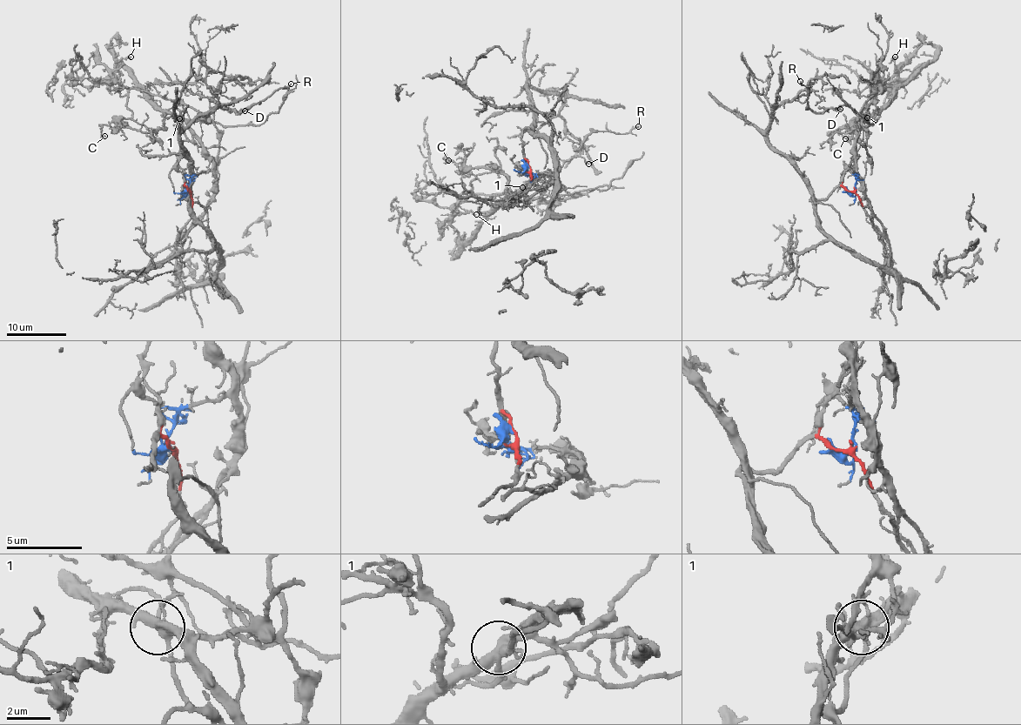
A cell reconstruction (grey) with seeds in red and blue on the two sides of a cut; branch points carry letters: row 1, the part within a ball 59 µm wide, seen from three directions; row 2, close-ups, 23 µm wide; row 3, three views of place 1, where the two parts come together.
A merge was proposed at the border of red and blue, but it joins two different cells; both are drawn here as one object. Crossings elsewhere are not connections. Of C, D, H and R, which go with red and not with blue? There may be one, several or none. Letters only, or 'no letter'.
no letter

